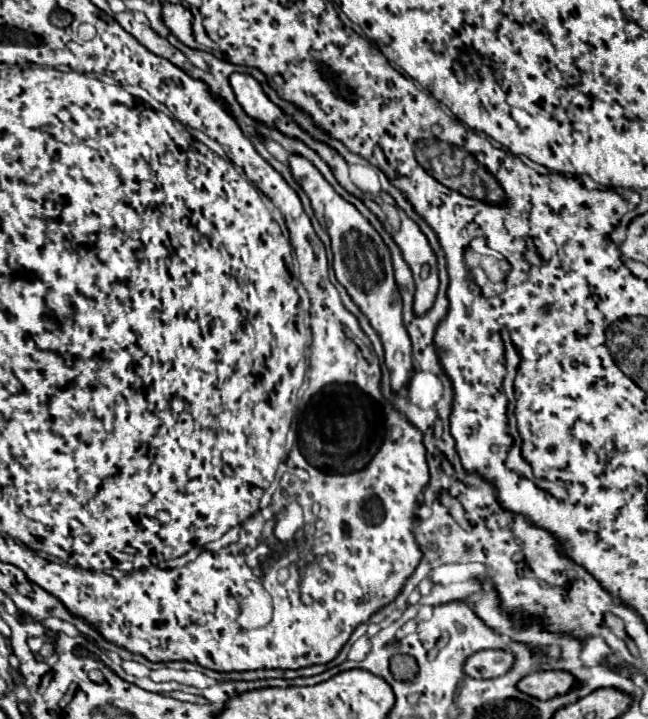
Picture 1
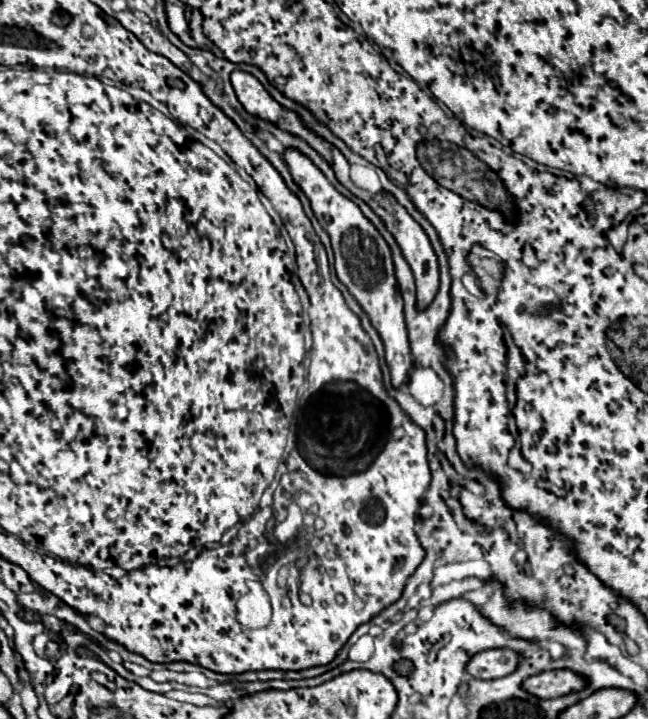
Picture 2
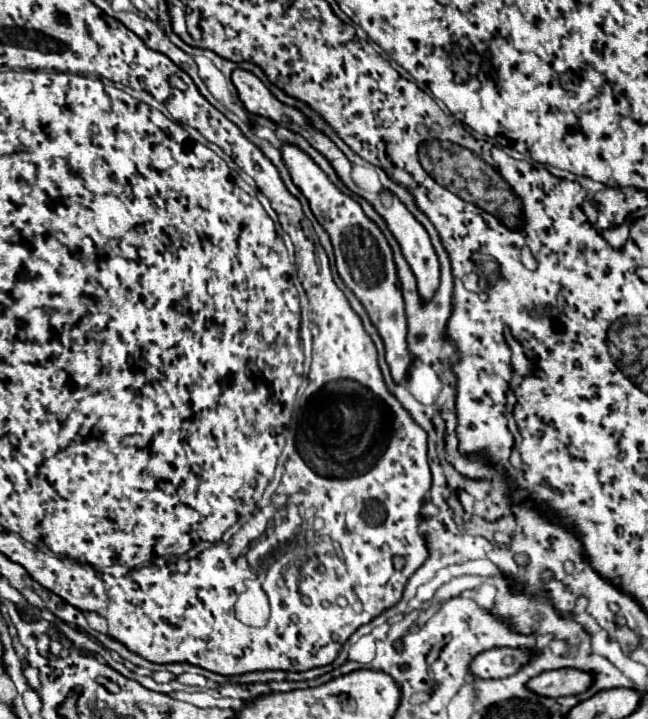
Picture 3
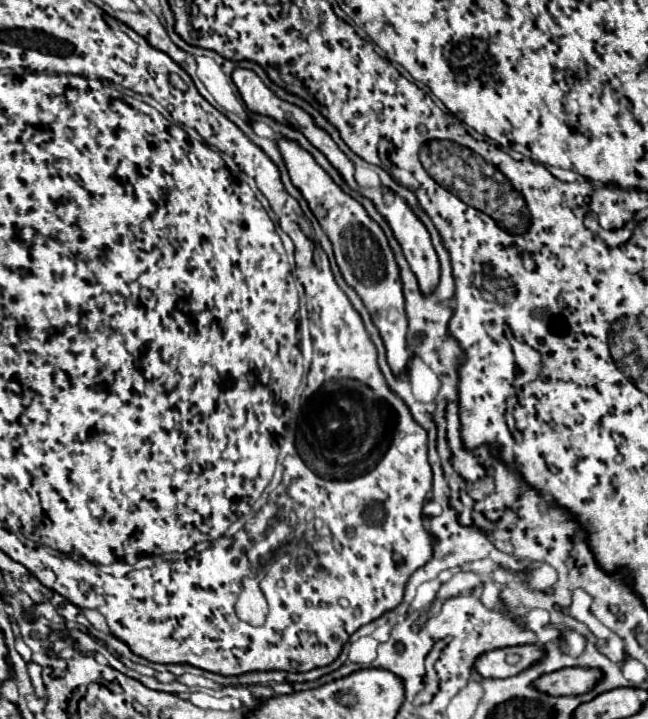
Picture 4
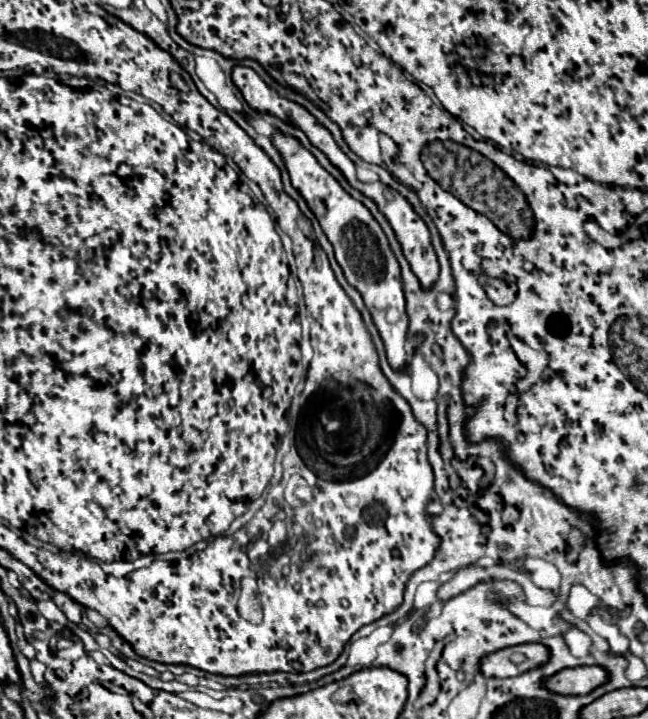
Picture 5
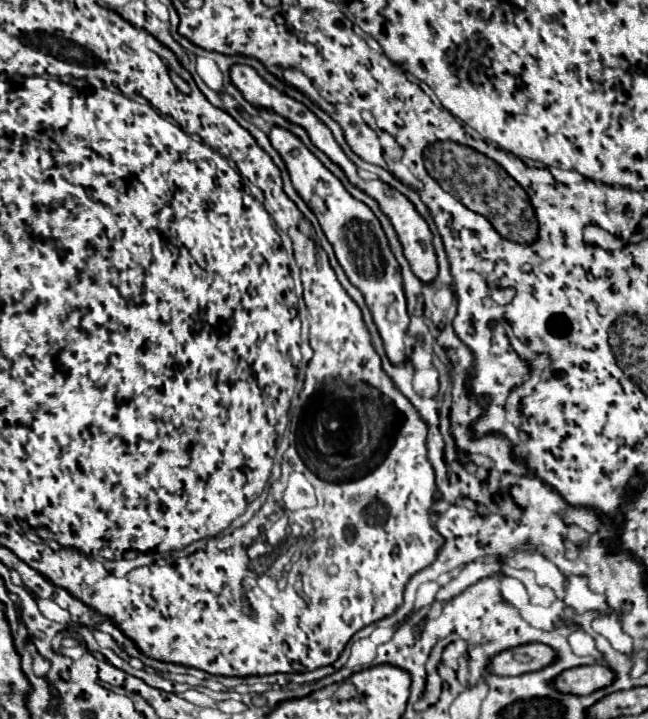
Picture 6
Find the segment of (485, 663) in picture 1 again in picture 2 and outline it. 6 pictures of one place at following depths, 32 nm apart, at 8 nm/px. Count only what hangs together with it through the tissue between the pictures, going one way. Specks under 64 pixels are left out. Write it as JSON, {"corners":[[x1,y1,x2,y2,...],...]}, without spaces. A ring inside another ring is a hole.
{"corners":[[492,648,478,652,468,662,466,670,474,678,502,678,512,674,520,664,520,654,510,648]]}

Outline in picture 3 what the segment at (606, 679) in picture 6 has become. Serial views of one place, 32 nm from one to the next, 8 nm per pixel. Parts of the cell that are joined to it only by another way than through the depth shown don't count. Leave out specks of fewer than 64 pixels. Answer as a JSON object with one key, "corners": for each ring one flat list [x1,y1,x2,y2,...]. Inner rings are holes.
{"corners":[[560,668,552,672,542,672,540,676,532,678,528,682,528,688,534,690,540,696,570,696,570,694,582,694,586,692,594,682,592,672,576,670,576,668]]}

